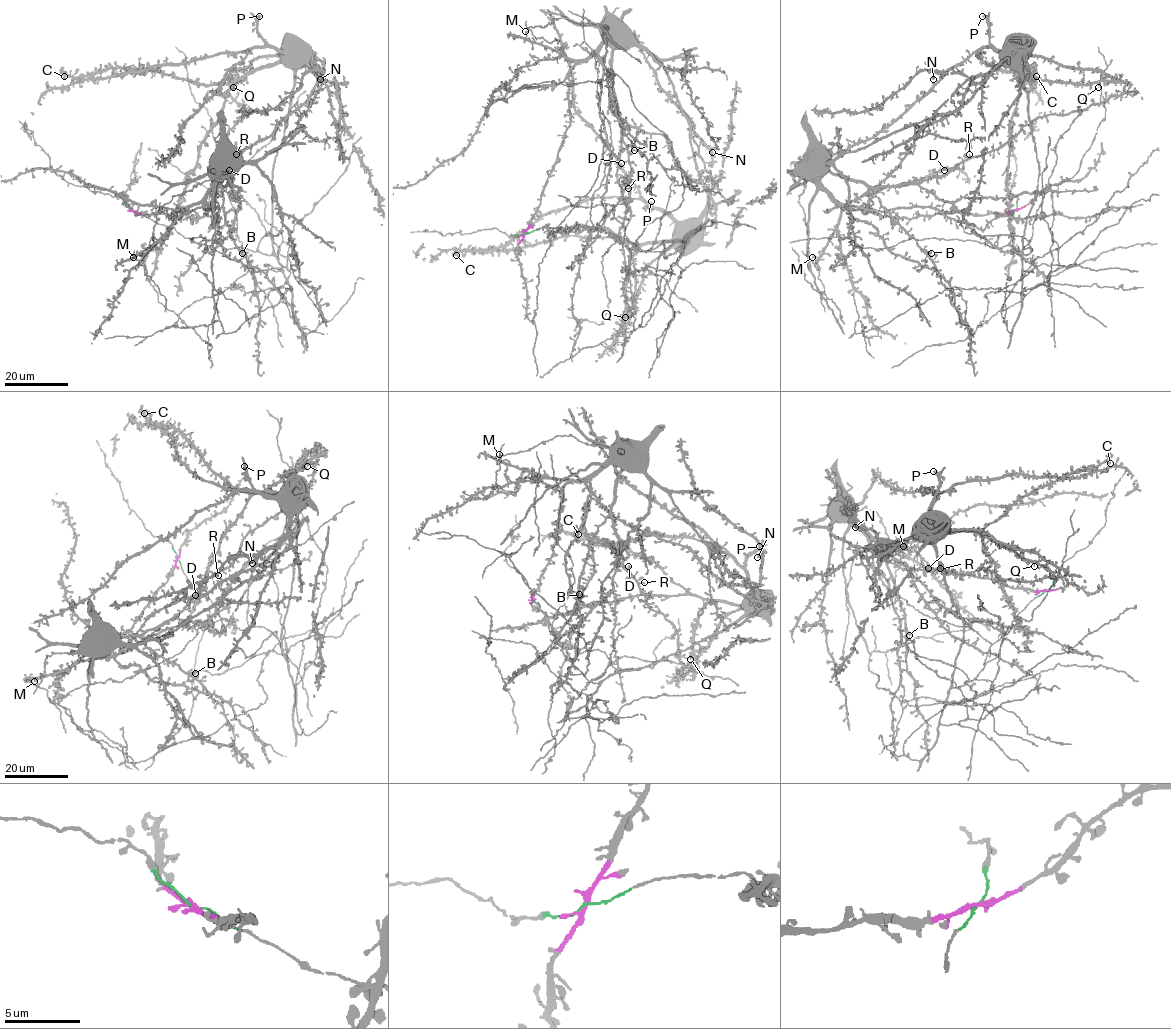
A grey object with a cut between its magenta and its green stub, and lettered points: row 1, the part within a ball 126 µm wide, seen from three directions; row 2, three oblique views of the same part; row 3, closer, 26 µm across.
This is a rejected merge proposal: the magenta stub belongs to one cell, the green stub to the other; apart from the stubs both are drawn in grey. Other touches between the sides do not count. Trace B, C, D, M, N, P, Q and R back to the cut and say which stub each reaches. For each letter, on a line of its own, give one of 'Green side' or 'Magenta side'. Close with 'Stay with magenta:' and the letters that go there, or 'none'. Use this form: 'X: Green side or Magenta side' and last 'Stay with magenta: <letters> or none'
B: Magenta side
C: Green side
D: Magenta side
M: Magenta side
N: Green side
P: Green side
Q: Green side
R: Magenta side
Stay with magenta: B, D, M, R

